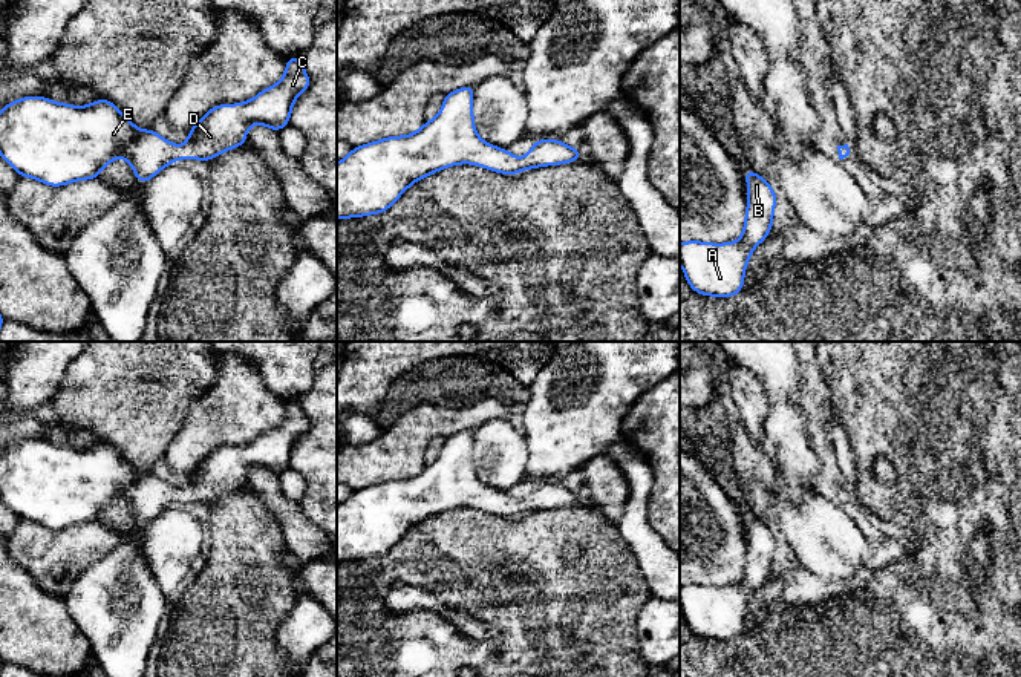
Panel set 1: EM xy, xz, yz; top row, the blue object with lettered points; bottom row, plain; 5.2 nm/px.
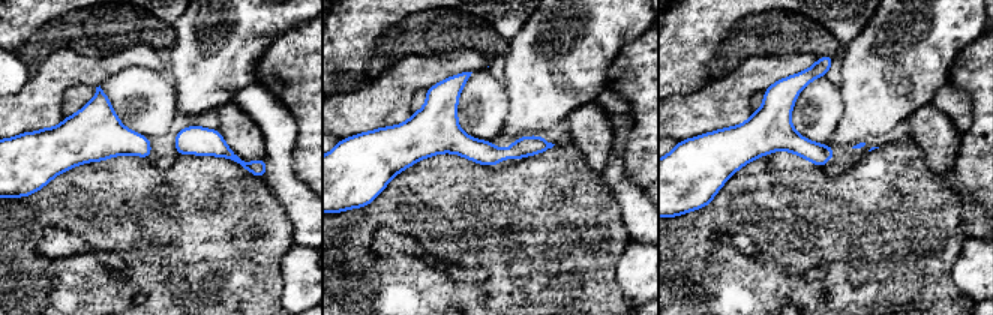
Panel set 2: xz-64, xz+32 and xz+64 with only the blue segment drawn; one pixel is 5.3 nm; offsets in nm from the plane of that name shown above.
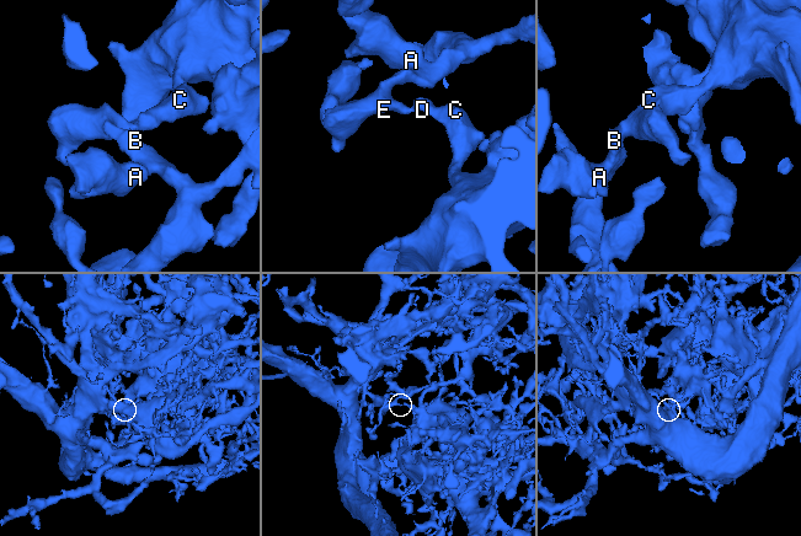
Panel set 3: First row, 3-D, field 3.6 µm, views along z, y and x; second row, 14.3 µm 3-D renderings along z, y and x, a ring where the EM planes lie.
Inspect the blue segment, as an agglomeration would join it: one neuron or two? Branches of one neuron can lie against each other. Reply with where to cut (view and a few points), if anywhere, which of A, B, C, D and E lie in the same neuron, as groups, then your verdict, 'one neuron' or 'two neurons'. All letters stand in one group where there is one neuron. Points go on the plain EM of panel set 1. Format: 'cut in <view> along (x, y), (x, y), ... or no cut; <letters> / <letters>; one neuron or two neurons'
no cut; A B C D E; one neuron

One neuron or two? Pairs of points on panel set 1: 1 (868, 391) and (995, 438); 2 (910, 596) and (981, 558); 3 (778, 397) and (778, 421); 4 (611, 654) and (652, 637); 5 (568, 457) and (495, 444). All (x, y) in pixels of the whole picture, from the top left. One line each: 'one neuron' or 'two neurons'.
1: one neuron
2: two neurons
3: one neuron
4: two neurons
5: two neurons

